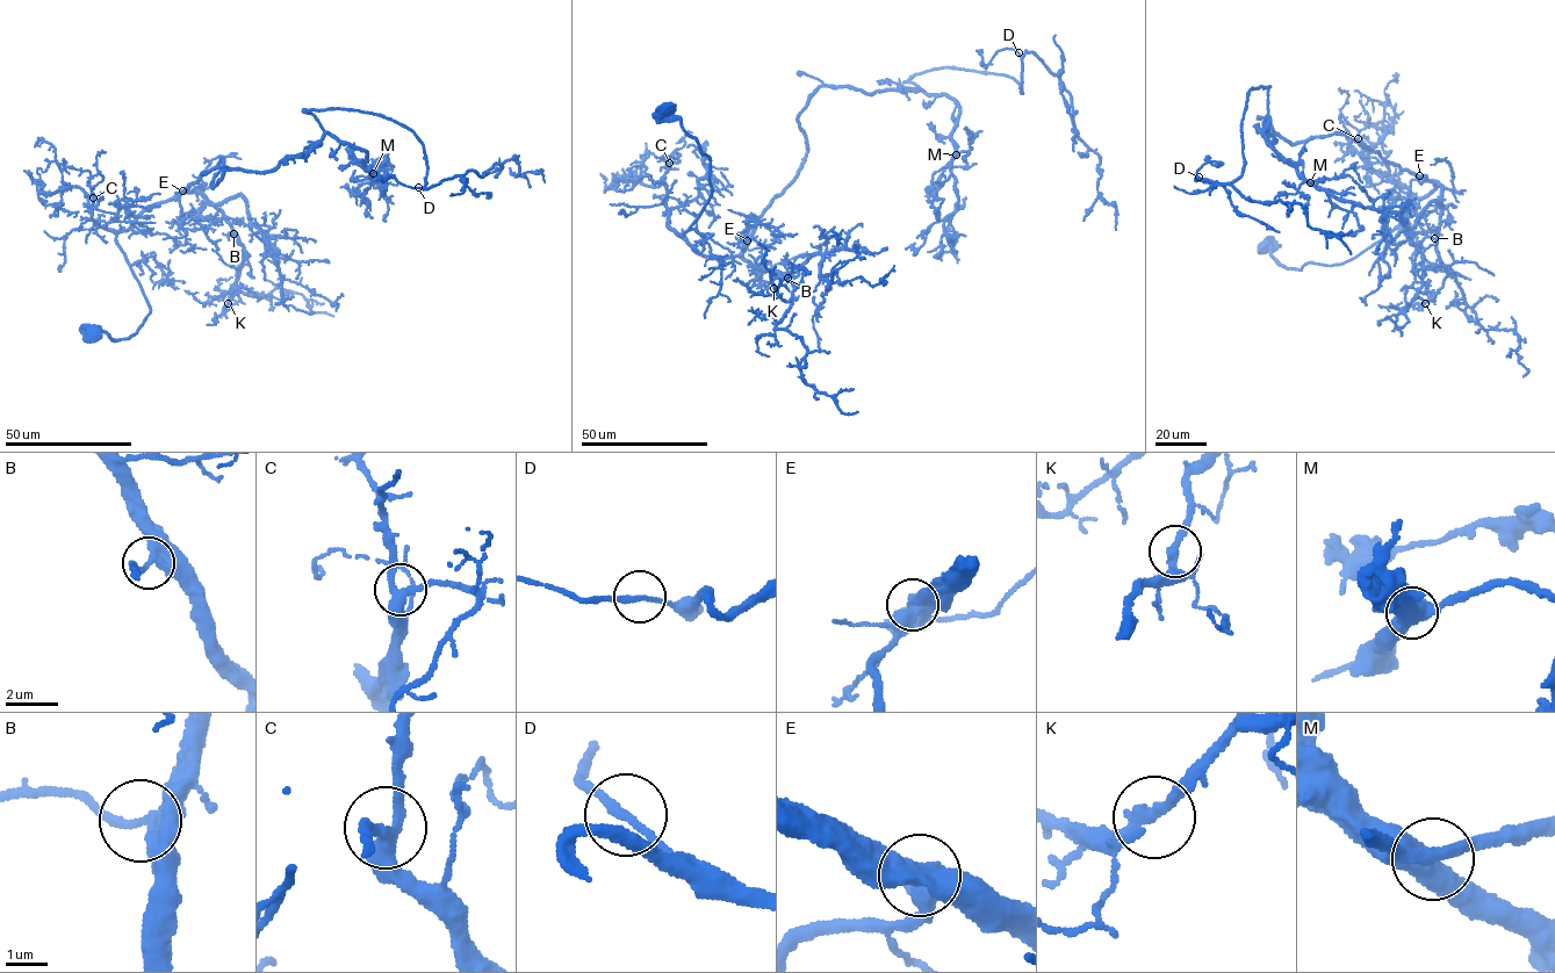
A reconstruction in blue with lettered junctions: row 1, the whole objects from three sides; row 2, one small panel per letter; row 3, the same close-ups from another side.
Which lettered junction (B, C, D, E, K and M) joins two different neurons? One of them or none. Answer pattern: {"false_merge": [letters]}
{"false_merge": []}

